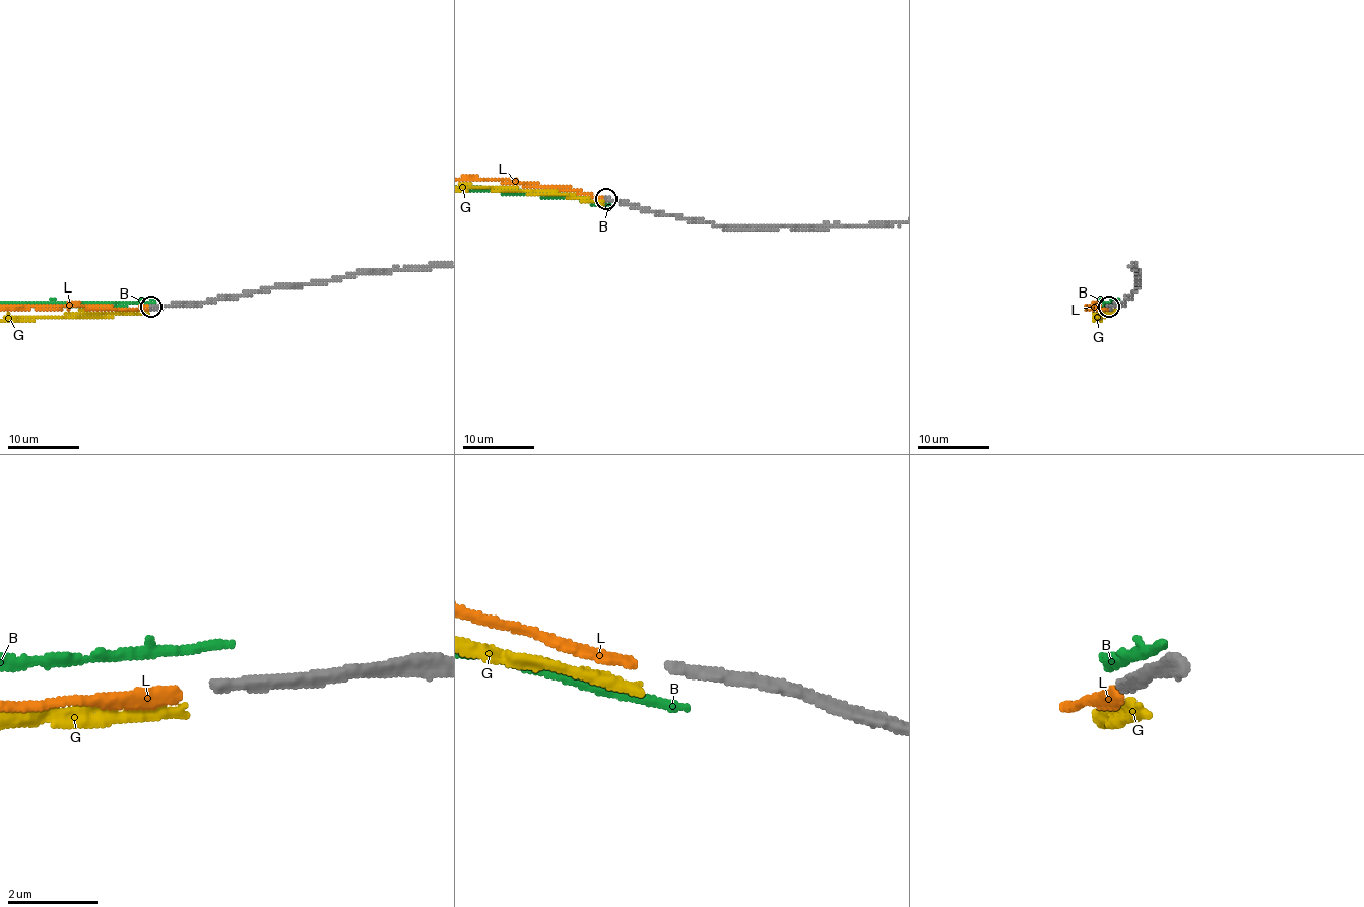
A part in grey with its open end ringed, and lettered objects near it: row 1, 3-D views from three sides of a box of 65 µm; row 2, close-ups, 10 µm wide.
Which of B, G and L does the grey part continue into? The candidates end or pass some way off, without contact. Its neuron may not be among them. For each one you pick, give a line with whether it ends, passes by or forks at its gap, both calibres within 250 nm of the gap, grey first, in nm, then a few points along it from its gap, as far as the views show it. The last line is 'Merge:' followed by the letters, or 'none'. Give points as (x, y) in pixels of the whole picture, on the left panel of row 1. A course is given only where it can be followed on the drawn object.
L: it ends | 240/280 nm
Merge: L

